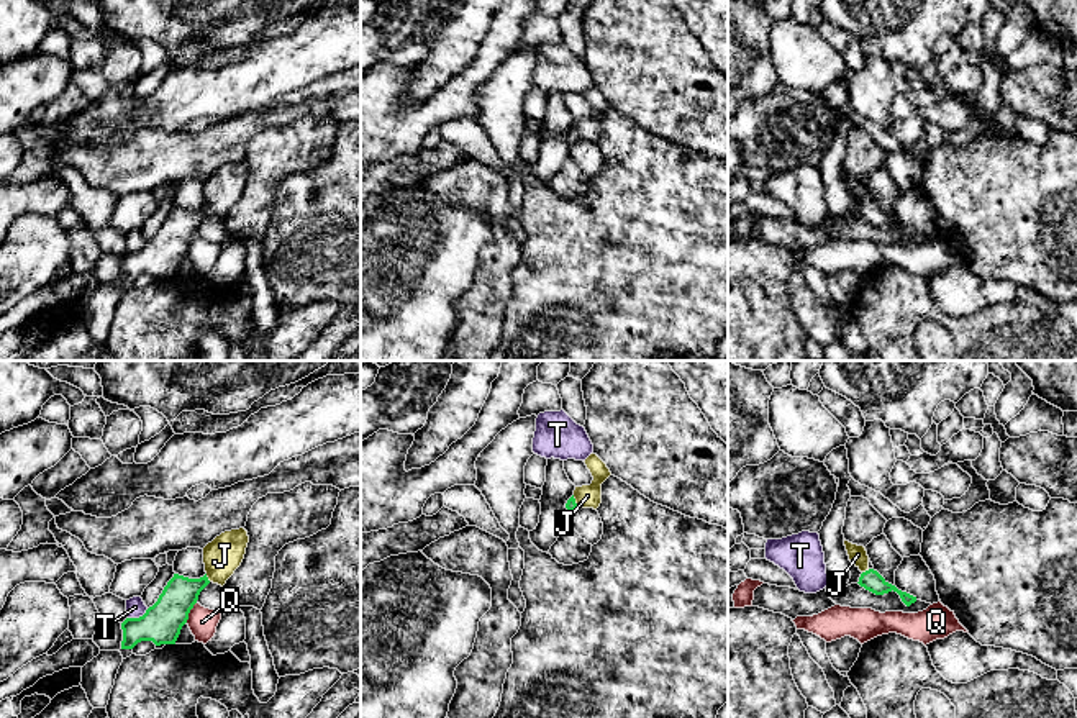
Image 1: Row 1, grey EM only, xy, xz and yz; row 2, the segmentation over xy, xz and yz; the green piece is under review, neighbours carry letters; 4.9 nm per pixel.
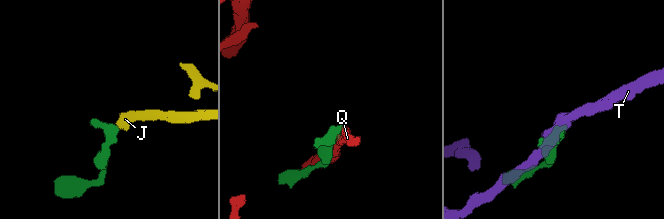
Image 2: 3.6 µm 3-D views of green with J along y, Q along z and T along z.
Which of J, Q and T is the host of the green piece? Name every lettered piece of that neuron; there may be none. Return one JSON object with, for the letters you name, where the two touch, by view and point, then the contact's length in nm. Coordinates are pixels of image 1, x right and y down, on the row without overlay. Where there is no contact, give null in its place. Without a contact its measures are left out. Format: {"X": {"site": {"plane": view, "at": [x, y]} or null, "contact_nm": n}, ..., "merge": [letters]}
{"J": {"site": {"plane": "xy", "at": [207, 210]}, "contact_nm": 50}, "merge": ["J"]}

